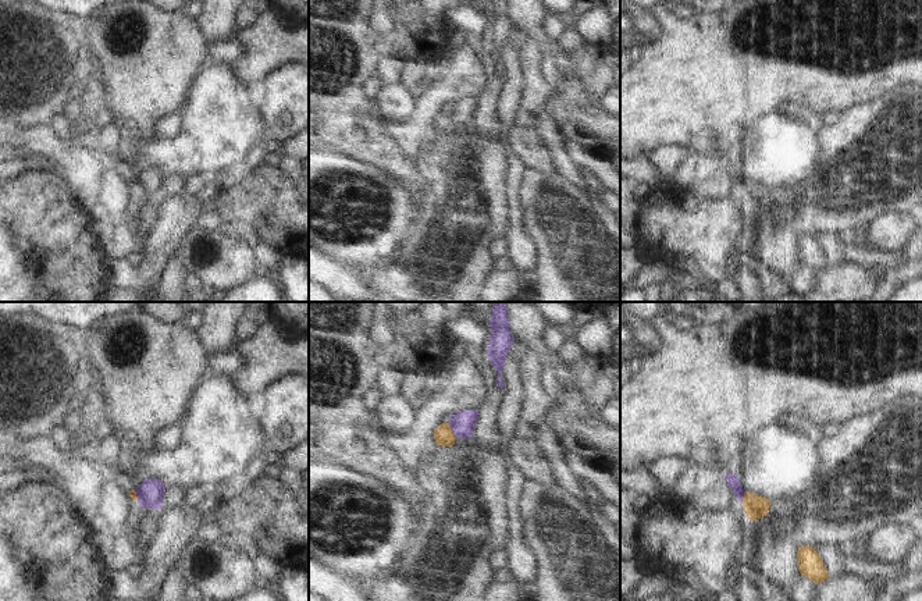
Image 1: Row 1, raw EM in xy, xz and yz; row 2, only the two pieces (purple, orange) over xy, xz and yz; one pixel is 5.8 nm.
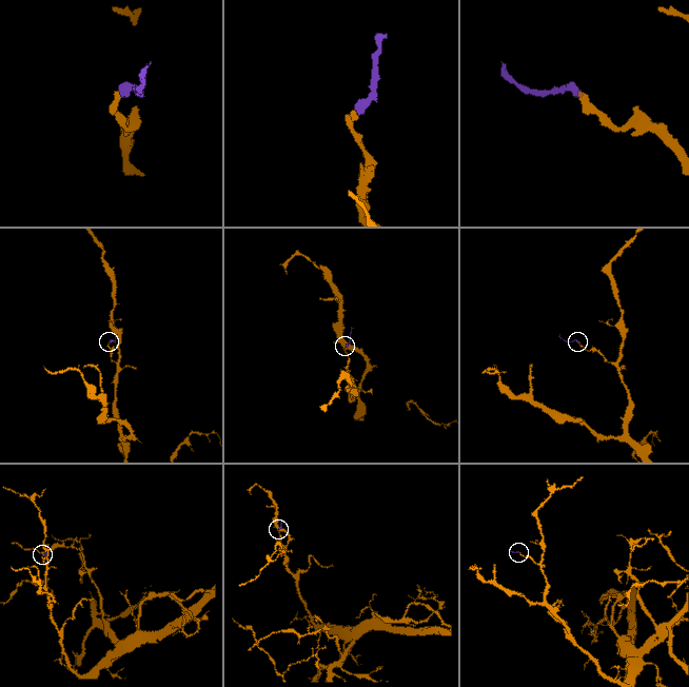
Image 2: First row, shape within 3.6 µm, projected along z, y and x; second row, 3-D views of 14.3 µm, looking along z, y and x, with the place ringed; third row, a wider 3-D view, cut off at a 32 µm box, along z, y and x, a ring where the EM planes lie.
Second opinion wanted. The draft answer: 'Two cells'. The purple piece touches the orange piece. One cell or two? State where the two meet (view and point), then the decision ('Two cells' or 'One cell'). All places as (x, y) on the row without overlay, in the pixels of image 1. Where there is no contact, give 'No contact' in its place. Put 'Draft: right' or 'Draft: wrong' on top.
Draft: right
Touches purple at xz (451, 116). Two cells.

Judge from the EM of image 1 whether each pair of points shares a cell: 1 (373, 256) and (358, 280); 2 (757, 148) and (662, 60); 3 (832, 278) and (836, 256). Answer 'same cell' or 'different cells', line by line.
1: different cells
2: different cells
3: different cells

